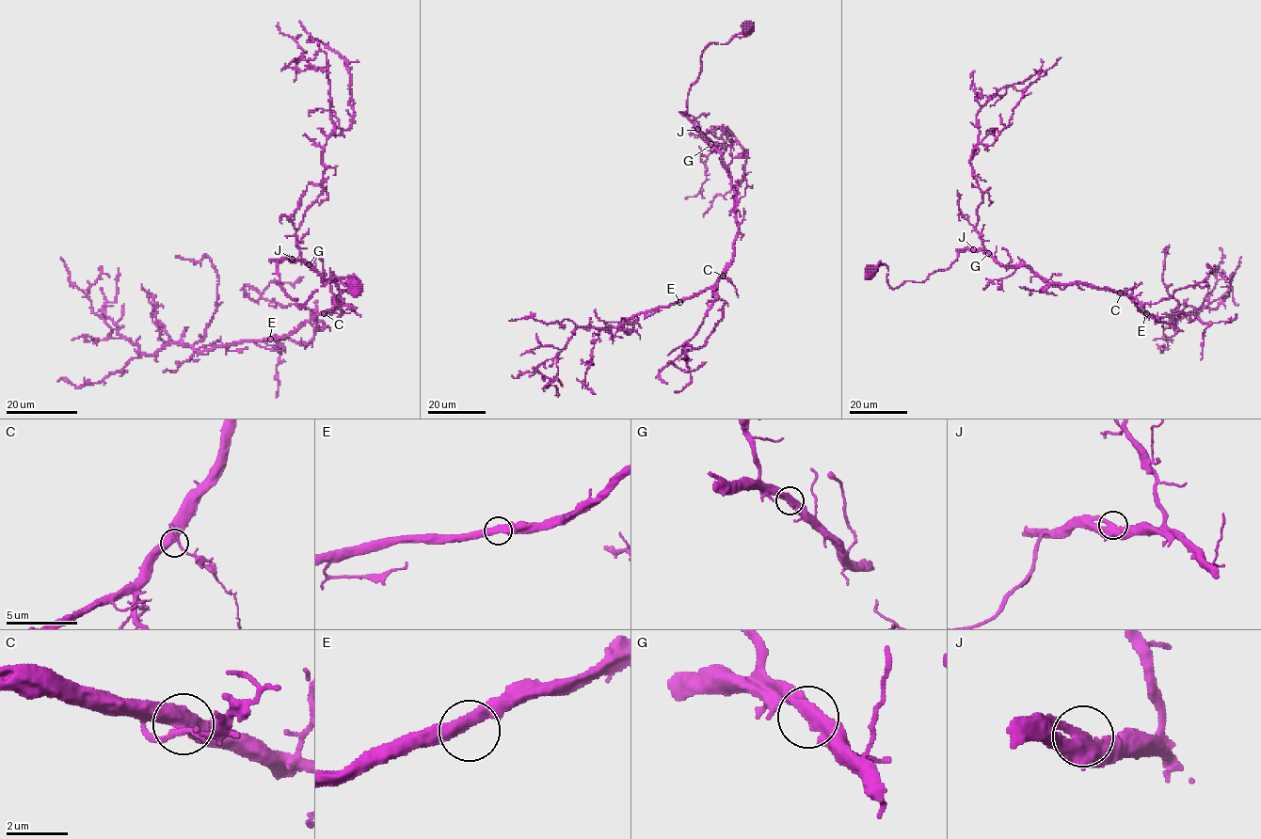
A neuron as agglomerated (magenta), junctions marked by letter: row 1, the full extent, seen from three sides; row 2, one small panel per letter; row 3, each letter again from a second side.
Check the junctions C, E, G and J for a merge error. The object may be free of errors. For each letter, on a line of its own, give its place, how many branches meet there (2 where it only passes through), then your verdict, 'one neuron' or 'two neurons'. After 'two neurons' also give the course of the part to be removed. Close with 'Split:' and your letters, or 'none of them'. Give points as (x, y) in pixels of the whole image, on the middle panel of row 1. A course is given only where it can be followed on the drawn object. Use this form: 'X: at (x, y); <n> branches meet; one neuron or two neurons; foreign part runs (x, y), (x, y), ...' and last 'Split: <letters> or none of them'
C: at (723, 276); 2 branches meet; one neuron
E: at (679, 302); 2 branches meet; one neuron
G: at (710, 144); 2 branches meet; one neuron
J: at (697, 129); 2 branches meet; one neuron
Split: none of them

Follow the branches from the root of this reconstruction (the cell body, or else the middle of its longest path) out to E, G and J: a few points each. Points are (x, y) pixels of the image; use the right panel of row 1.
E: (869, 273), (884, 263), (894, 288), (947, 270), (960, 251), (982, 249), (1049, 282), (1120, 291), (1146, 313)
G: (869, 273), (884, 263), (886, 282), (894, 288), (947, 270), (960, 251), (988, 253)
J: (869, 273), (884, 263), (893, 288), (908, 280), (923, 282), (947, 270), (960, 251), (973, 248)

